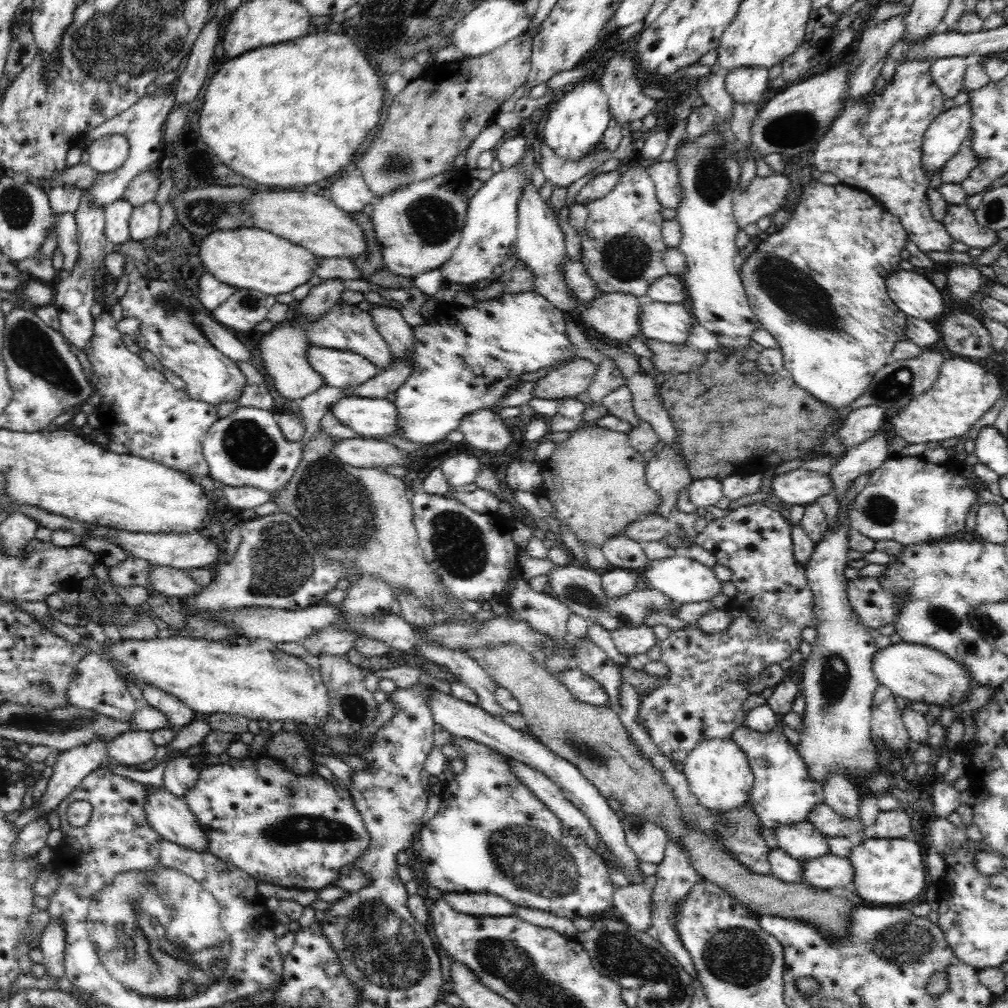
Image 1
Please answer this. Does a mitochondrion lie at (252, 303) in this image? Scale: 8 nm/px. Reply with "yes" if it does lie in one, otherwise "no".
yes

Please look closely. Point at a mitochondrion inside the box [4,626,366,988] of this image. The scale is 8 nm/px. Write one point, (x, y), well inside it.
(301, 827)

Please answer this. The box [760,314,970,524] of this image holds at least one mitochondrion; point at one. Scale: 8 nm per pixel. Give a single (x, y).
(897, 385)

